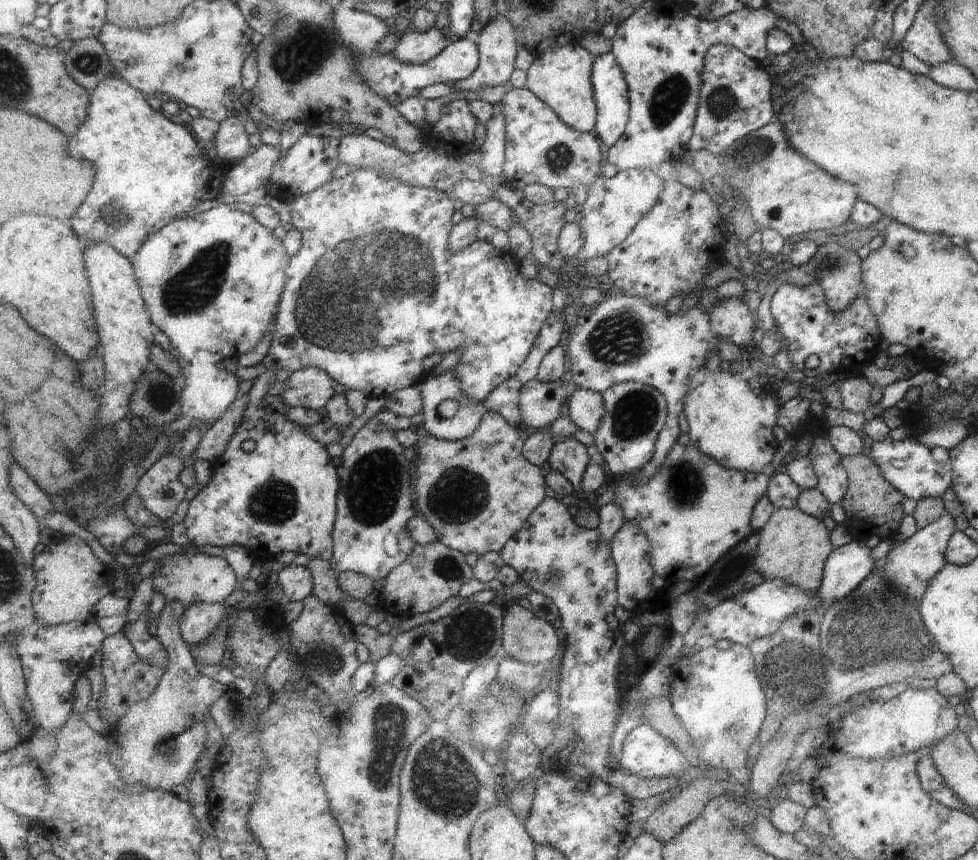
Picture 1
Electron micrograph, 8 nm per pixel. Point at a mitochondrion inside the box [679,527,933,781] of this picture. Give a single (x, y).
(886, 603)

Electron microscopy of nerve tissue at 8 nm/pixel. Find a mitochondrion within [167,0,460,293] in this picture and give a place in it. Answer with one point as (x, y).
(305, 51)

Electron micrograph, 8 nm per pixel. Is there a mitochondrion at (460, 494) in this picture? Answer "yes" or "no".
yes

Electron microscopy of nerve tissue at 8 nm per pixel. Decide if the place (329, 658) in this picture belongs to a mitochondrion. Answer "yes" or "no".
yes

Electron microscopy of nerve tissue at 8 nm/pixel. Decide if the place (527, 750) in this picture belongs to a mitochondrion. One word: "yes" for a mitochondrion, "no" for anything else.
no

